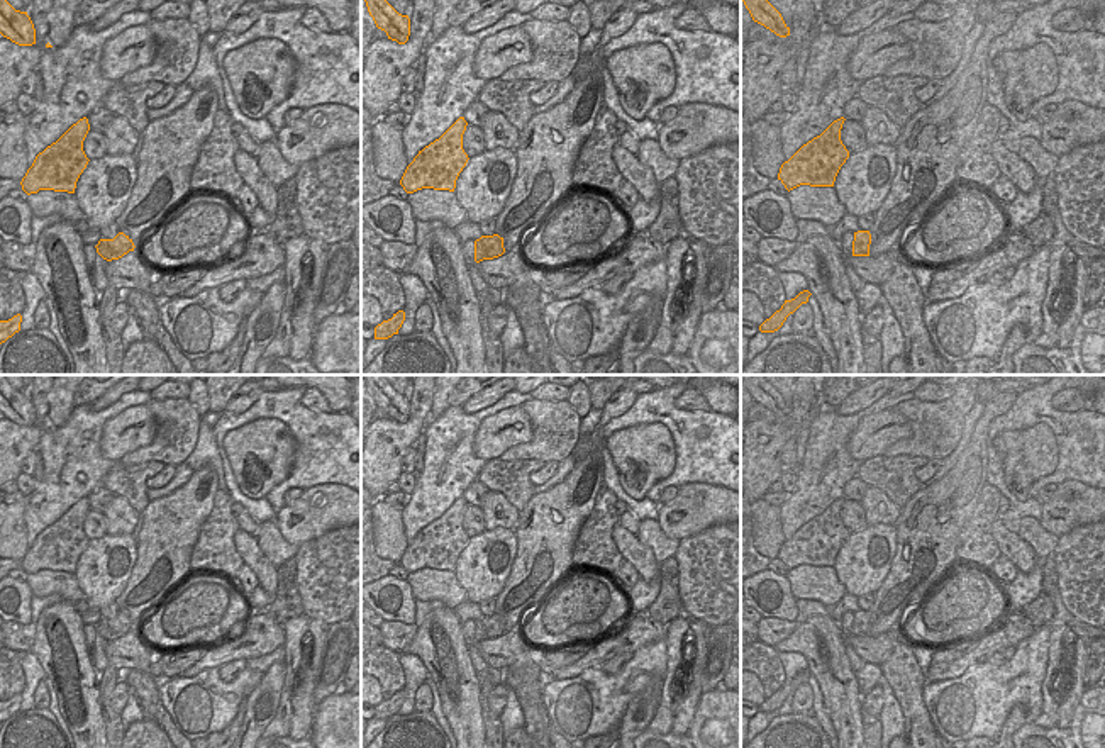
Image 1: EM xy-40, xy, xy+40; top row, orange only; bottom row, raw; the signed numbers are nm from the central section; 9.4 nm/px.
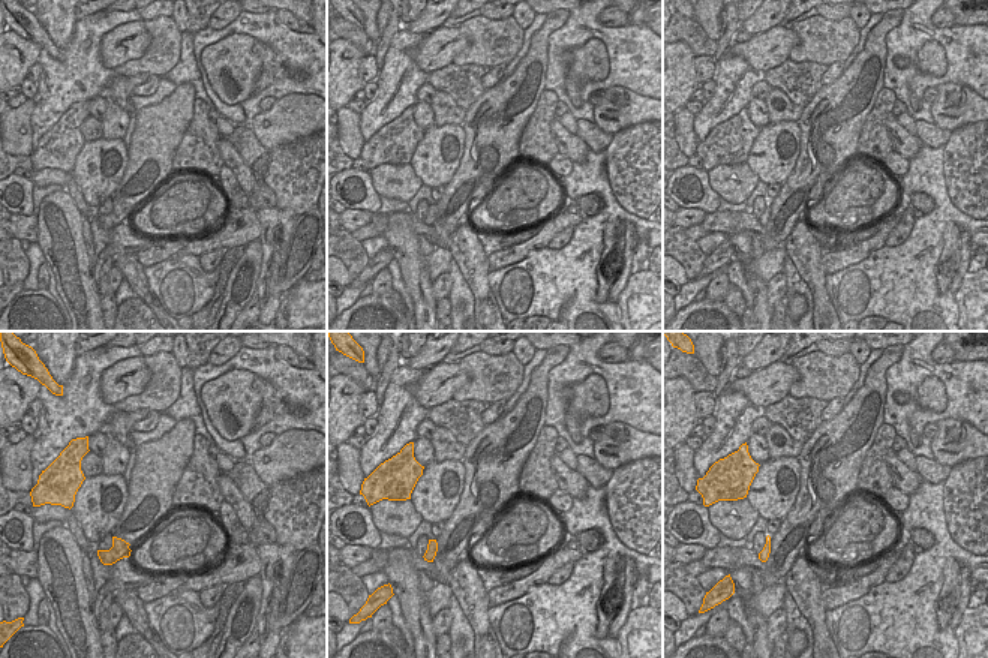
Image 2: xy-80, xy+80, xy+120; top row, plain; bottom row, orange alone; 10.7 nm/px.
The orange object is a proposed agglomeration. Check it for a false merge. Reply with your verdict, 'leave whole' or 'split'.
split

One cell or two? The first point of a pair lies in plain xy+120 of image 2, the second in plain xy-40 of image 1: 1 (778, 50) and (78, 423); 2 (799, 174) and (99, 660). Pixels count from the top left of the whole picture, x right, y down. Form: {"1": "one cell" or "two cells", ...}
{"1": "two cells", "2": "two cells"}

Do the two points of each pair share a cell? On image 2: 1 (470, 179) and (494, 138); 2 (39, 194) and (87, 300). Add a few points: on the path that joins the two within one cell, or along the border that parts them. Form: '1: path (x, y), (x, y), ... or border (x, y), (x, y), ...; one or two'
1: path (477, 168), (489, 149); one
2: border (63, 189), (48, 194), (36, 213); two

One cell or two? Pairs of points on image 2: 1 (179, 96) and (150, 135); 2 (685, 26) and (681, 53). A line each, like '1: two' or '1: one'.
1: one
2: two

